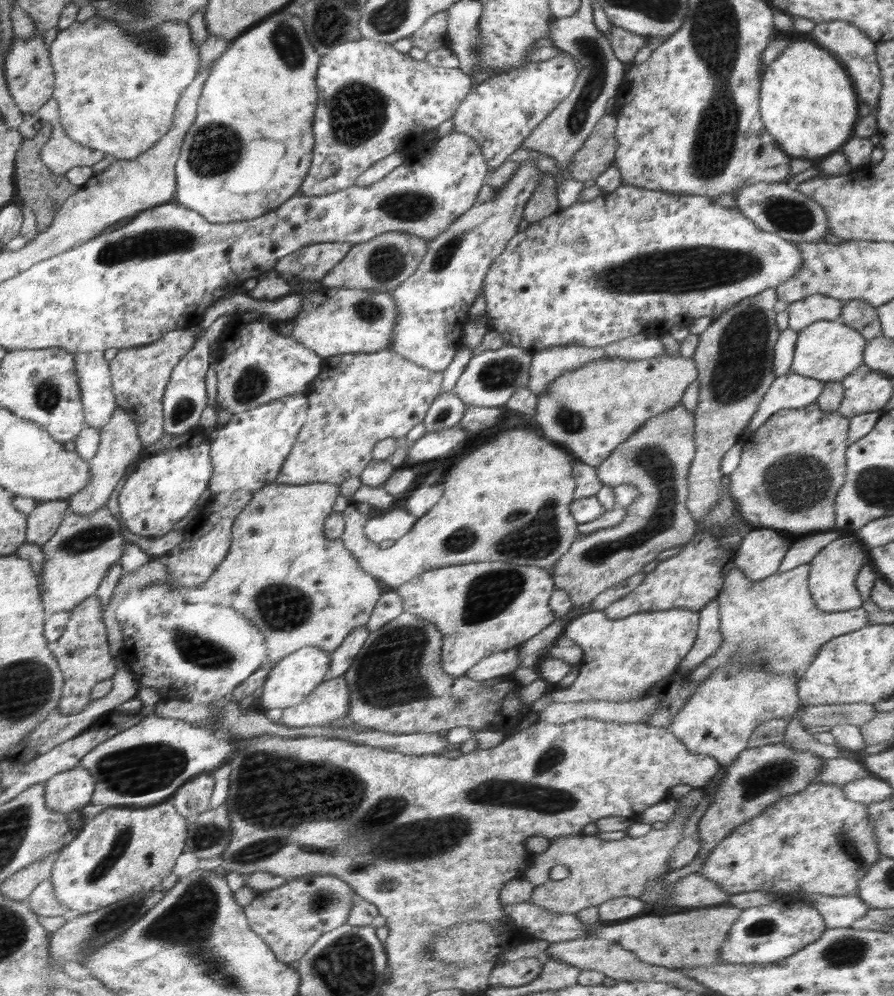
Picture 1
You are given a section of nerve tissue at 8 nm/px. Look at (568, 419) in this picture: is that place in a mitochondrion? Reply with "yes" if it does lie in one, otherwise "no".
yes

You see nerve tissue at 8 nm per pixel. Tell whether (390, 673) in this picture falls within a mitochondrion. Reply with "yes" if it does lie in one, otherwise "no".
yes

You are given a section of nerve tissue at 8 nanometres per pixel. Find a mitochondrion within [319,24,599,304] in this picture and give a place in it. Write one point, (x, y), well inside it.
(357, 112)

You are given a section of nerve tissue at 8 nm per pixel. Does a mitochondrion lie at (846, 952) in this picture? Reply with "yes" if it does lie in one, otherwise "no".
yes

